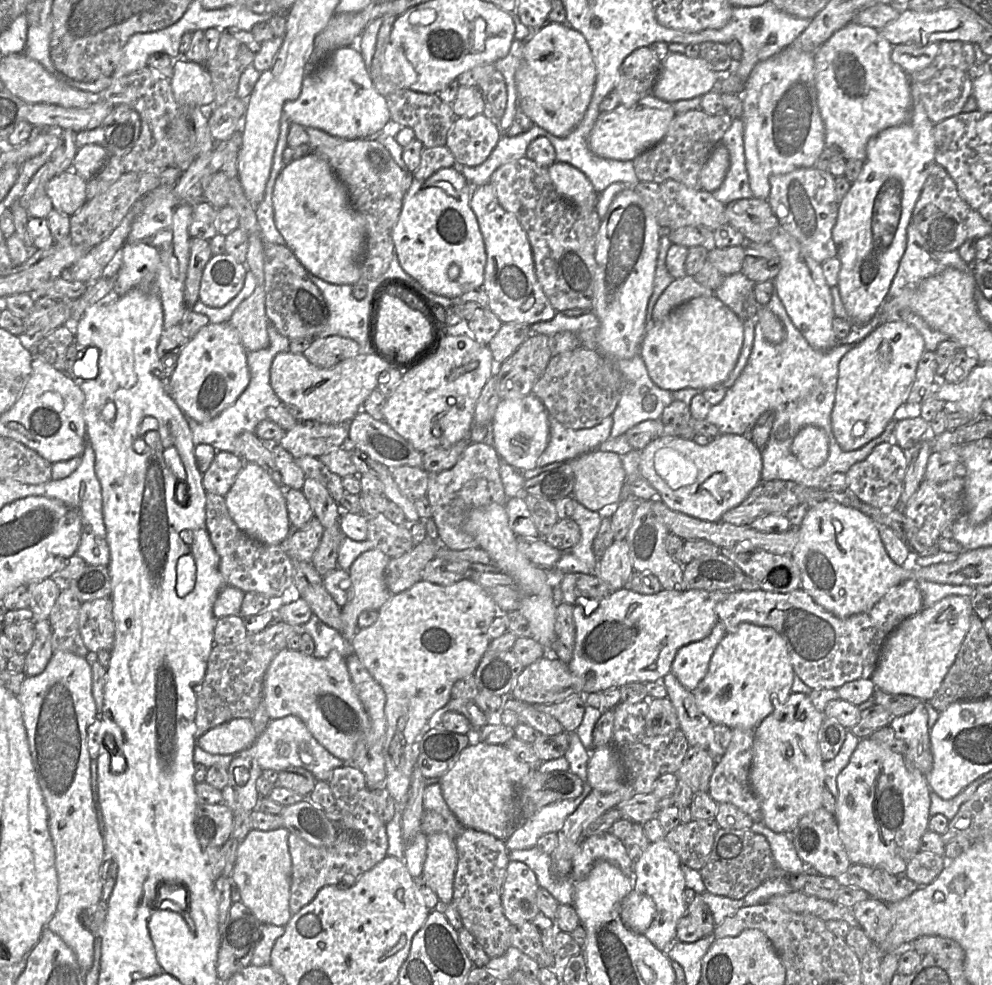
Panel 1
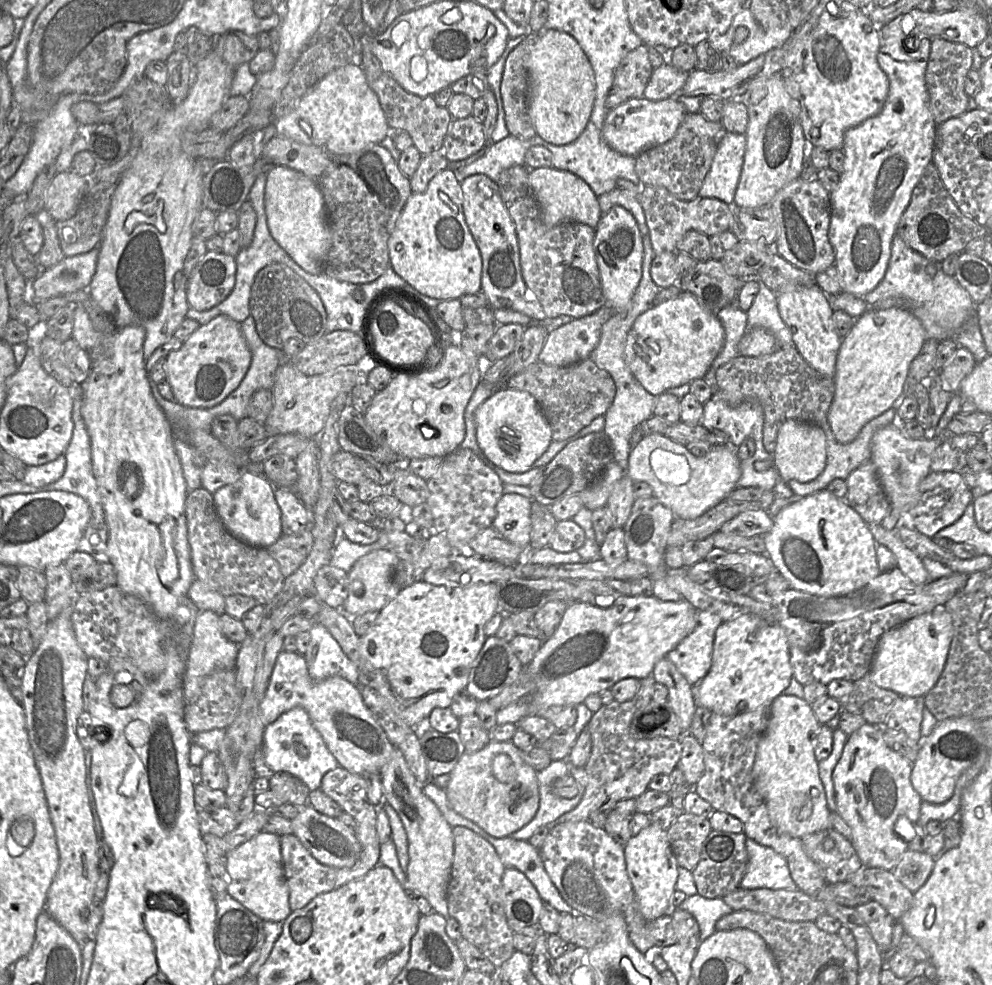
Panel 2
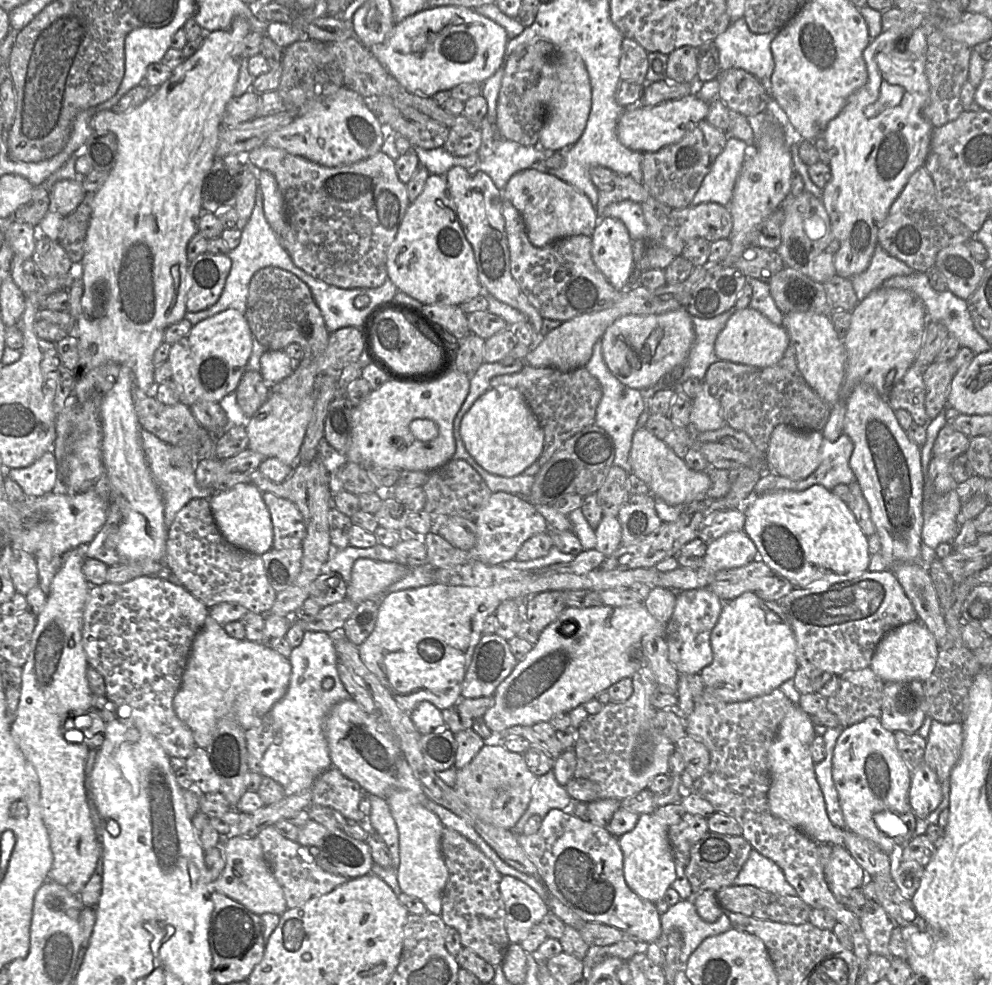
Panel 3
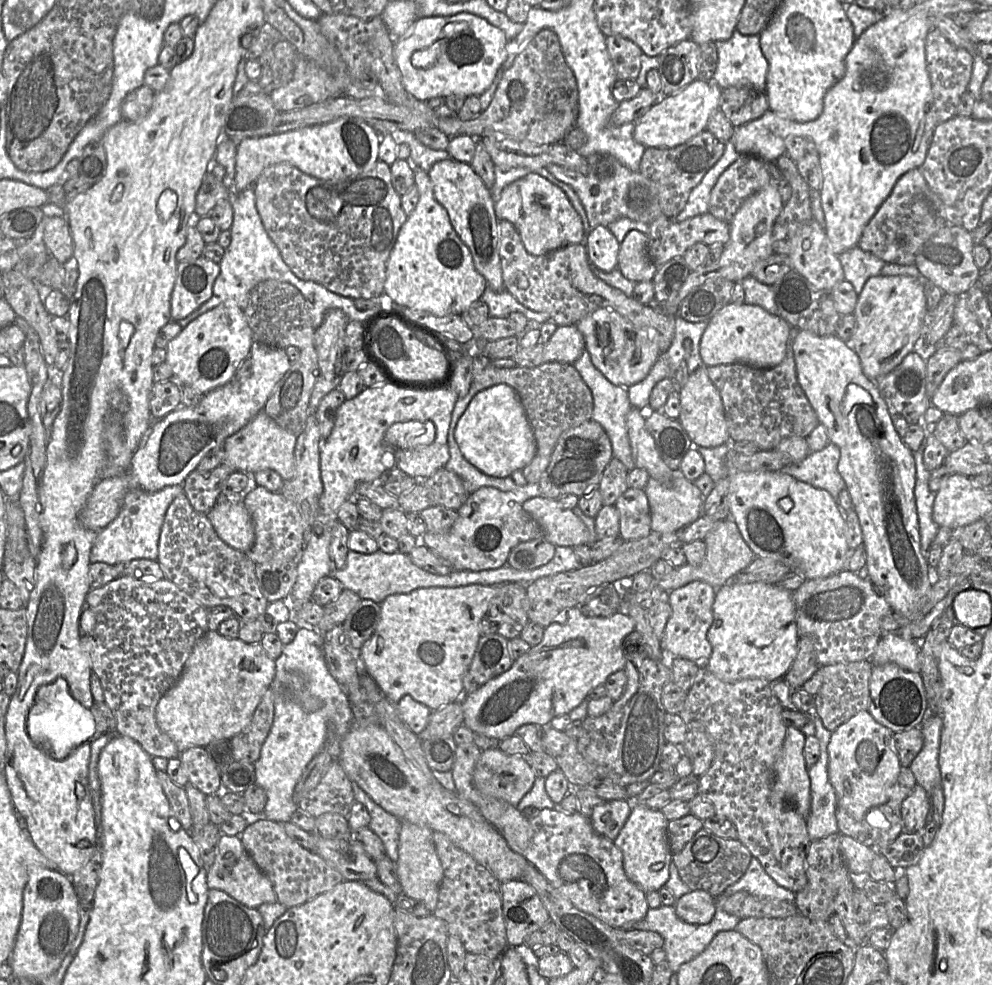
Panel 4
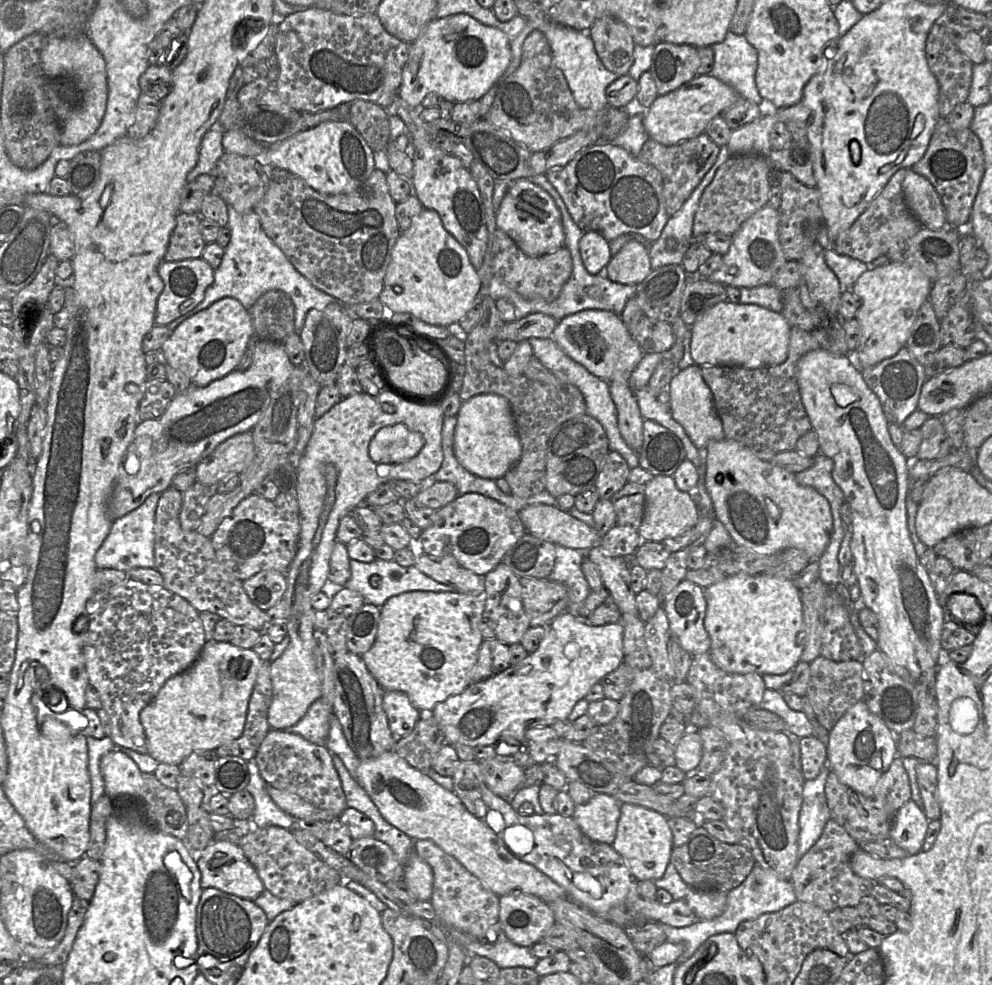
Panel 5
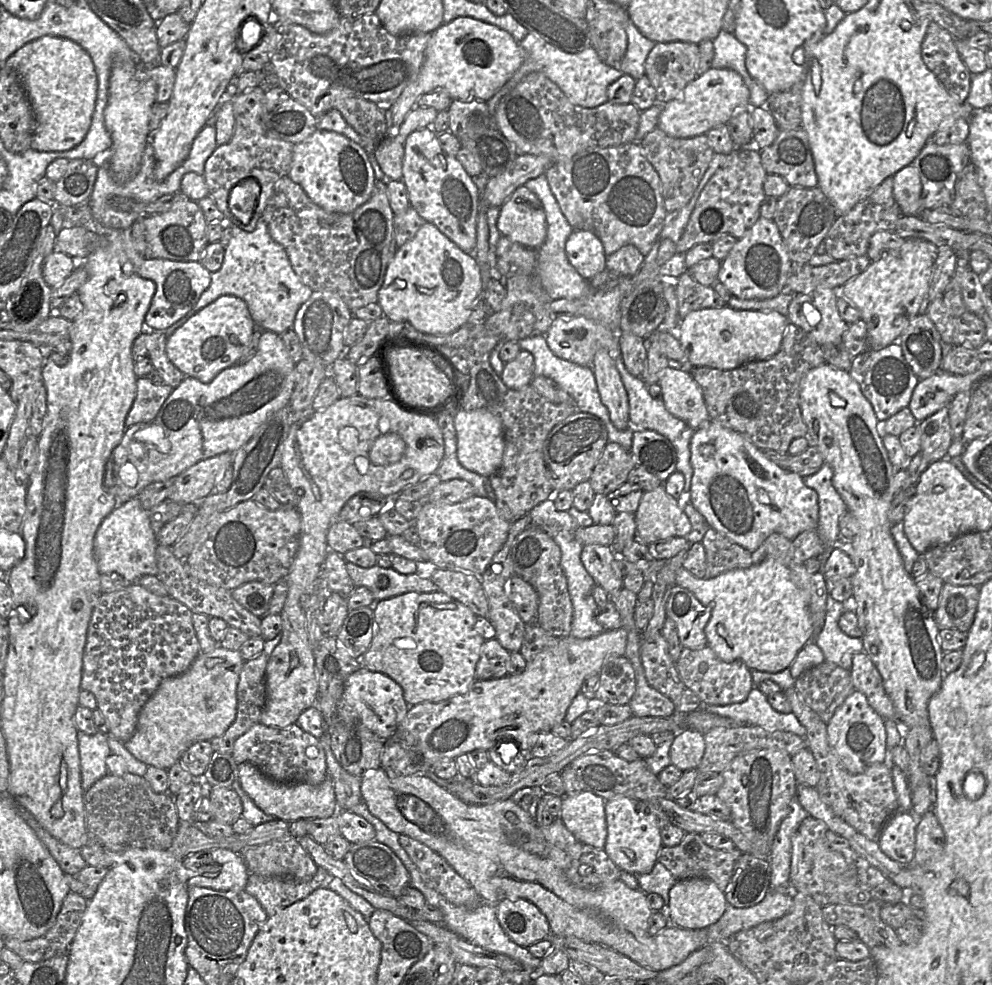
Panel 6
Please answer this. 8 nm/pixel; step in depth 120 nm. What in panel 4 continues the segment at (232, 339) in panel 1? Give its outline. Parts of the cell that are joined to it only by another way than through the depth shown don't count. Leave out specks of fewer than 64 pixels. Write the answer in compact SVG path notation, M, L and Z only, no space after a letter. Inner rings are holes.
M235 302L222 303L195 318L168 343L166 362L173 371L169 381L179 389L184 384L196 393L206 394L234 378L241 363L250 356L252 343L244 310Z

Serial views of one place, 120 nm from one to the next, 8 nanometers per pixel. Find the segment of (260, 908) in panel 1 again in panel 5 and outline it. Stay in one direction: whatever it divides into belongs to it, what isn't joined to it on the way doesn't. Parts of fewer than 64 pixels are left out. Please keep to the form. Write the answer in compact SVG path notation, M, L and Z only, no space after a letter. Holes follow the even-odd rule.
M226 839L211 842L201 852L193 852L197 866L201 872L201 887L217 888L223 892L240 898L254 901L264 890L265 886L257 874L256 869L244 855L238 844Z

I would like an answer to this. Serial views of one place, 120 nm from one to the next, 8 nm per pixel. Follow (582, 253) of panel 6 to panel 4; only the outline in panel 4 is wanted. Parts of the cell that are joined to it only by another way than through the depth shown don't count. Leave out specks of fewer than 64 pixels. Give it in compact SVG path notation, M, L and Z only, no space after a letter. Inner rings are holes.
M598 225L591 229L584 244L592 267L603 272L611 272L617 269L620 243L608 227Z

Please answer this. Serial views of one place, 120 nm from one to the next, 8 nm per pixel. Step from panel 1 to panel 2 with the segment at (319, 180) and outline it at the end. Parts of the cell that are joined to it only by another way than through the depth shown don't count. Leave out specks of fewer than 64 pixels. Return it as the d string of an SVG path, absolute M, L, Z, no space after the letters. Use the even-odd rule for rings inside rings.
M276 165L266 173L265 211L272 237L310 274L323 273L323 261L331 246L323 195L313 180L299 171Z

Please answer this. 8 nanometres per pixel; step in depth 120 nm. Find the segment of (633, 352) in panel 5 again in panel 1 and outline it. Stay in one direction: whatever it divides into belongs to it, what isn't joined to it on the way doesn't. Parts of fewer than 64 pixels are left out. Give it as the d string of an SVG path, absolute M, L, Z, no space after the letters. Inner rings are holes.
M715 295L693 298L655 321L640 346L651 380L674 392L693 388L703 391L722 384L735 368L744 340L744 320Z

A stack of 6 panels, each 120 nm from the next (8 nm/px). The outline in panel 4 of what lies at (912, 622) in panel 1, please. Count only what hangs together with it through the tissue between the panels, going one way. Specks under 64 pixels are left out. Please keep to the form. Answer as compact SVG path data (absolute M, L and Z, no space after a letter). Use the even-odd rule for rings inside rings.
M889 633L881 637L870 660L874 665L895 663L905 670L919 673L921 670L920 651L918 641L904 639L896 633Z

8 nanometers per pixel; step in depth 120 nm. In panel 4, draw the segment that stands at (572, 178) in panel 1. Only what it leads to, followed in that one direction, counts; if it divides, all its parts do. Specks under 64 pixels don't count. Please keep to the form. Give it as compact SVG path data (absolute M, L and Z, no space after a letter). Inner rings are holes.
M536 172L508 184L494 203L498 220L507 220L515 226L526 251L531 255L544 255L566 245L585 241L582 220L566 194Z

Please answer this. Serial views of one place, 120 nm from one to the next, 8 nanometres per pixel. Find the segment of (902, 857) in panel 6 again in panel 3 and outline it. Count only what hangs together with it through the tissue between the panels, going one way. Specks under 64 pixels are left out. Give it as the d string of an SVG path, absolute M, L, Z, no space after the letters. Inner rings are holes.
M924 761L911 770L909 804L917 818L925 818L942 801L942 789L936 773Z

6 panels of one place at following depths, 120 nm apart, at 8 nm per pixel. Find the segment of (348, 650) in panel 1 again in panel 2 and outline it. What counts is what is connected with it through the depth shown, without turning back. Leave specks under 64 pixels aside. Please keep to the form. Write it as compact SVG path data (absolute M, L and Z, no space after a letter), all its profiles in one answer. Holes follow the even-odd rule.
M316 623L308 632L310 642L303 656L311 678L319 681L331 676L340 676L358 685L358 667L343 652L327 628L321 623Z

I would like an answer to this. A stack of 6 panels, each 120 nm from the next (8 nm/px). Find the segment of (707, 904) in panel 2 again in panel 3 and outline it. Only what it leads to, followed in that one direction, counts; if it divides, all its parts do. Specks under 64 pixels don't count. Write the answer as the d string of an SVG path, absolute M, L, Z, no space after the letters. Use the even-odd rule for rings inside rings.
M680 900L660 916L662 933L657 943L664 951L668 935L679 930L683 936L679 962L685 966L700 944L710 936L722 934L732 928L729 915L723 912L713 923L704 921L697 913L693 900Z

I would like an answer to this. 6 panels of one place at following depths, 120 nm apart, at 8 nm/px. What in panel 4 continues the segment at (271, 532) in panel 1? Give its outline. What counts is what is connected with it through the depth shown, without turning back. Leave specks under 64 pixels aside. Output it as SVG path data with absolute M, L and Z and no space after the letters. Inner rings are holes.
M224 499L207 513L219 538L230 547L247 553L255 542L253 520L242 499Z

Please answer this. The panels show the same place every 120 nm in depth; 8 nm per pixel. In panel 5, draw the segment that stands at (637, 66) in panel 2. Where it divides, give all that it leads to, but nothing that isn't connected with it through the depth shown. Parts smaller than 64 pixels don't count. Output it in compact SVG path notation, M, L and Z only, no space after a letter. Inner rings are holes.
M607 15L587 31L603 65L618 77L627 75L634 62L635 42L627 24Z

